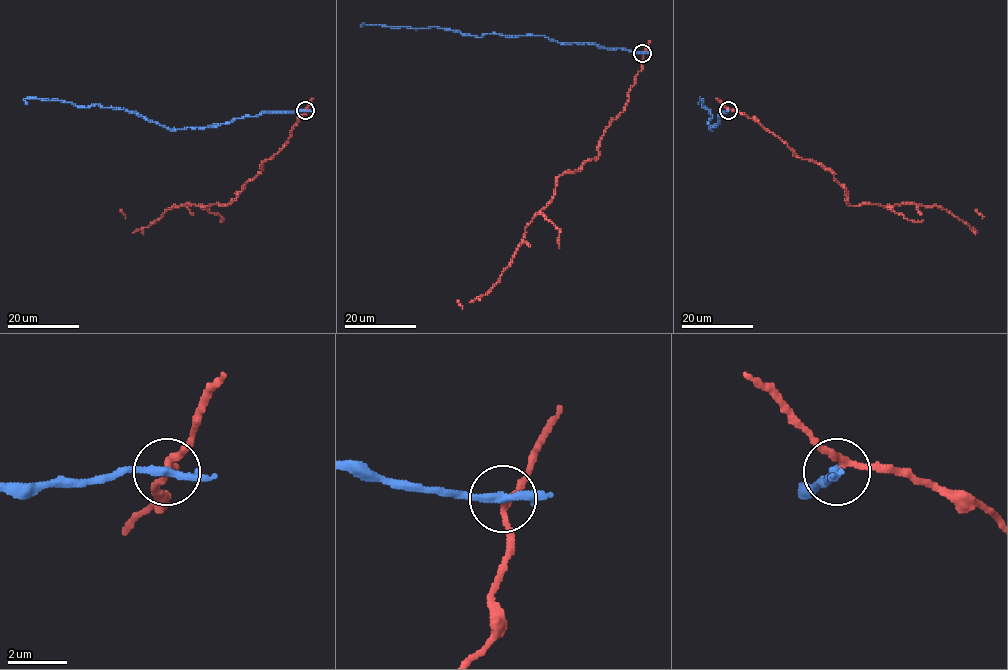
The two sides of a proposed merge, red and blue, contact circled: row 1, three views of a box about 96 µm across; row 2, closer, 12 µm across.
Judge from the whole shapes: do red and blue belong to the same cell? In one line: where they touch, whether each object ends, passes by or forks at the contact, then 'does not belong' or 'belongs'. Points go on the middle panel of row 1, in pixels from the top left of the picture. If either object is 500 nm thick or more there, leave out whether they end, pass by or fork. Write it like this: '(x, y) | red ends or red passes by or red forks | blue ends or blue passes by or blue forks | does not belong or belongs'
(642, 53) | red passes by | blue passes by | does not belong

